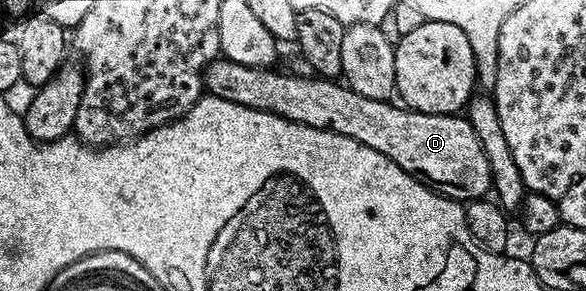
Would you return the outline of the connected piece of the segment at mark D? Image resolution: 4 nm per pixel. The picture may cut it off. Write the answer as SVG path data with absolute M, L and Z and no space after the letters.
M219 56L206 68L204 75L204 90L205 93L212 98L228 100L229 102L235 102L236 104L247 106L253 110L263 110L269 114L278 114L280 117L288 119L289 122L304 124L305 126L311 126L312 128L320 128L321 130L332 132L333 134L348 136L352 140L360 140L360 144L368 144L368 148L376 148L376 152L388 156L388 160L392 160L400 168L404 168L404 172L408 172L411 178L416 178L420 182L425 182L427 186L437 190L442 197L452 198L455 202L461 202L463 204L467 202L475 202L478 198L485 198L491 193L492 187L490 184L490 165L488 164L488 156L484 156L484 148L480 144L480 136L476 136L476 132L472 128L469 117L459 116L458 114L425 114L419 110L409 109L402 104L394 106L395 103L393 101L368 99L366 96L354 92L347 84L343 84L341 81L332 78L319 78L317 76L309 77L310 78L301 78L298 74L281 74L281 72L278 71L278 68L263 68L260 66L236 64L232 60Z

